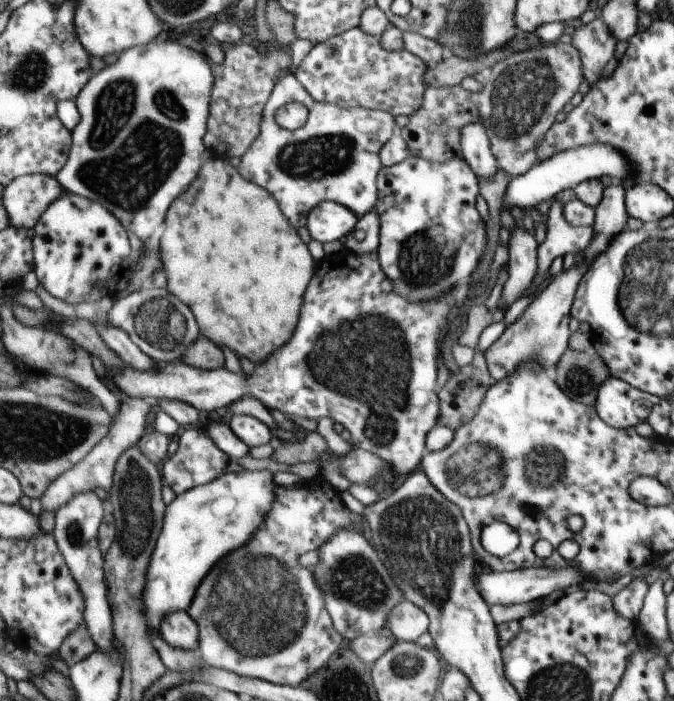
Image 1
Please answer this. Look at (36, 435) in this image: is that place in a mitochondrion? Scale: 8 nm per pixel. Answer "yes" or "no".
yes

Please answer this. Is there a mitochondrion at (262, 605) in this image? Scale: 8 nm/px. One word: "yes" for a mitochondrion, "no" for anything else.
yes

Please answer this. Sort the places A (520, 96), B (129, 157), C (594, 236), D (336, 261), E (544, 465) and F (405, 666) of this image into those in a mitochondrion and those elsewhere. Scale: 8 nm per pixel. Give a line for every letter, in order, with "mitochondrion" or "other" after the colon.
A: mitochondrion
B: mitochondrion
C: other
D: other
E: mitochondrion
F: mitochondrion

